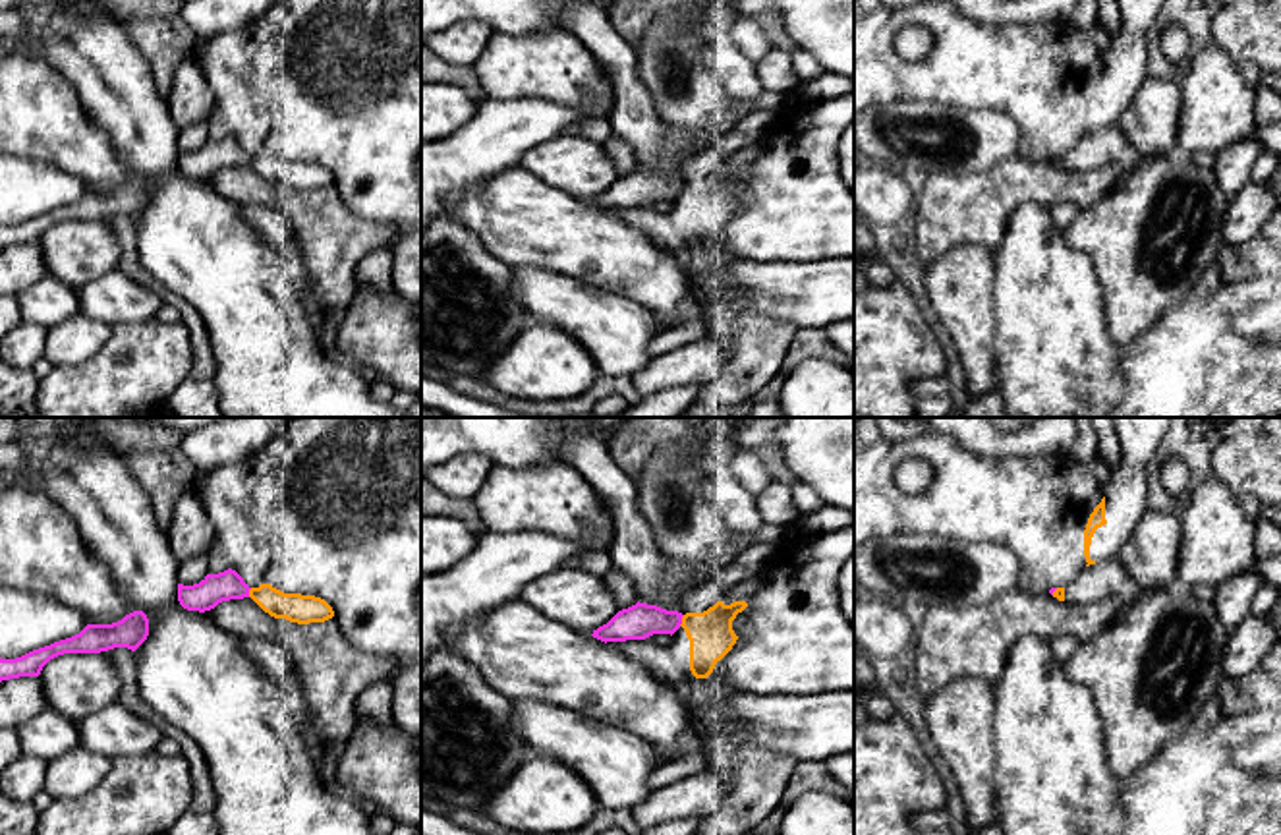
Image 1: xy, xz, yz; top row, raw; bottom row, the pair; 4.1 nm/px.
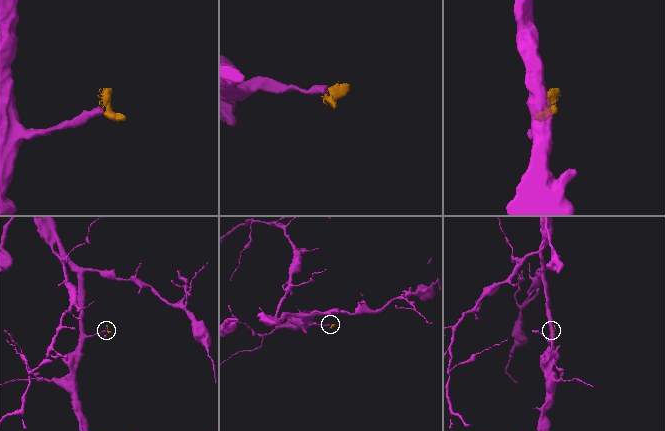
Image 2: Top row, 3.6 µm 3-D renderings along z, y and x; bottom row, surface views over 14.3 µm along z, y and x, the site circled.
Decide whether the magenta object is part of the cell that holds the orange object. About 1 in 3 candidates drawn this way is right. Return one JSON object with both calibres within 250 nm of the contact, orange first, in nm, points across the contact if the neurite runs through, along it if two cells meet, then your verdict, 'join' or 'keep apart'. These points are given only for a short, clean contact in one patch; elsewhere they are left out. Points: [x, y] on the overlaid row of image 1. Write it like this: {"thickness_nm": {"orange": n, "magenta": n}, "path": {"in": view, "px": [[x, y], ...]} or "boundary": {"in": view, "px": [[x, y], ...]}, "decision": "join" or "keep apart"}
{"thickness_nm": {"orange": 190, "magenta": 150}, "boundary": {"in": "xz", "px": [[684, 615], [679, 625]]}, "decision": "keep apart"}

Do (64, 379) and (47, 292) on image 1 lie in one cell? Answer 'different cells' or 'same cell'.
different cells

